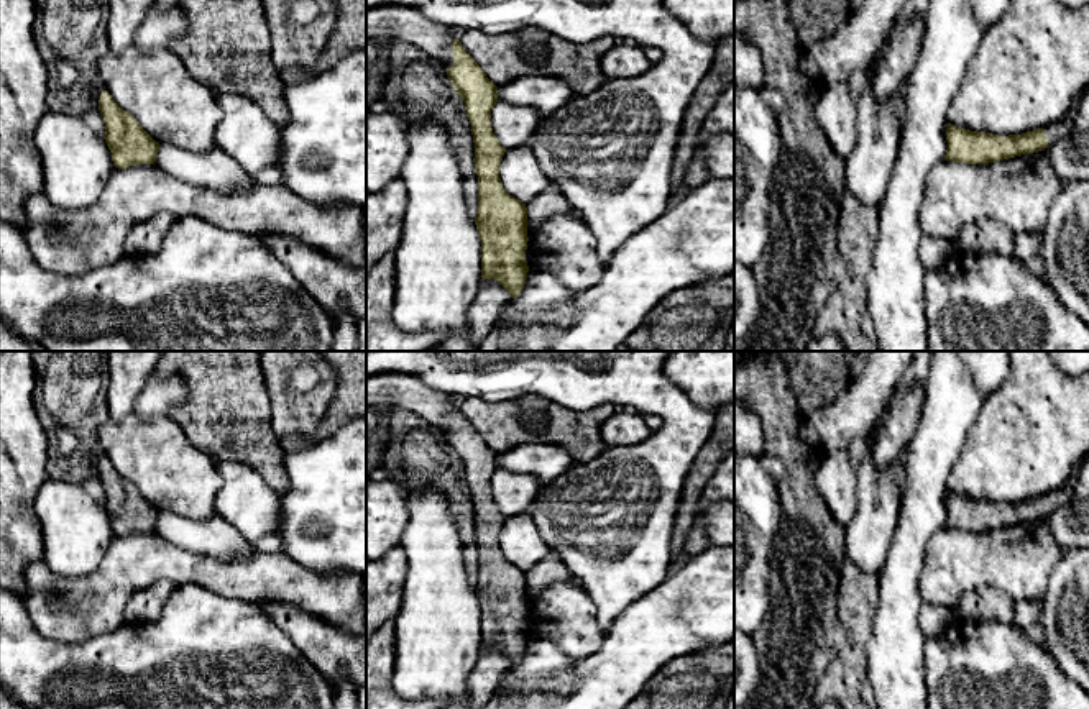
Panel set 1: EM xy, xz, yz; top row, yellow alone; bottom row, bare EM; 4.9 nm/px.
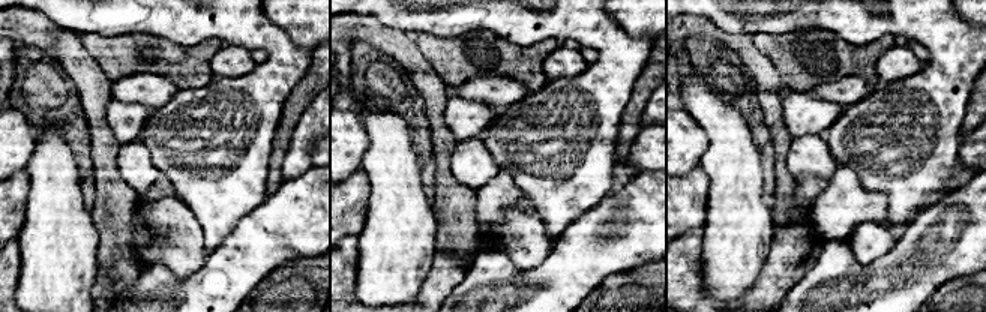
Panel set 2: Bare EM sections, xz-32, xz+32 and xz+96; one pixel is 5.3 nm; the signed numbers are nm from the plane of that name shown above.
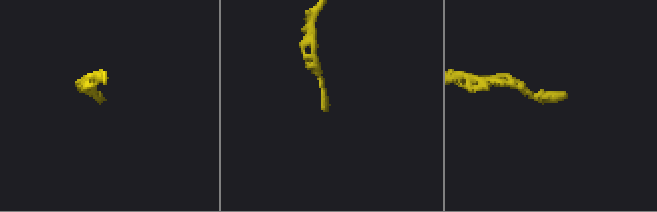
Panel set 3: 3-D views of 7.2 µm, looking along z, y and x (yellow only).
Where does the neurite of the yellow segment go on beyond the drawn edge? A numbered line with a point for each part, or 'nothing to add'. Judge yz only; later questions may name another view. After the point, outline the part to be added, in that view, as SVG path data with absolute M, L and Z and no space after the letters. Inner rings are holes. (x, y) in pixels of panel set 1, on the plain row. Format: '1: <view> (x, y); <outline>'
1: yz (1053, 499); M1079 464L1073 468L1071 476L1063 487L1043 496L1048 505L1048 514L1051 514L1055 509L1066 504L1071 499L1076 487L1078 471L1079 471Z

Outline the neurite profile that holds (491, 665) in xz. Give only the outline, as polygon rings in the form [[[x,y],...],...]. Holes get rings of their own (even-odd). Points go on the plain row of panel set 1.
[[[481,647],[468,678],[468,707],[481,709],[493,696],[501,678],[511,670],[509,660],[494,647]]]

